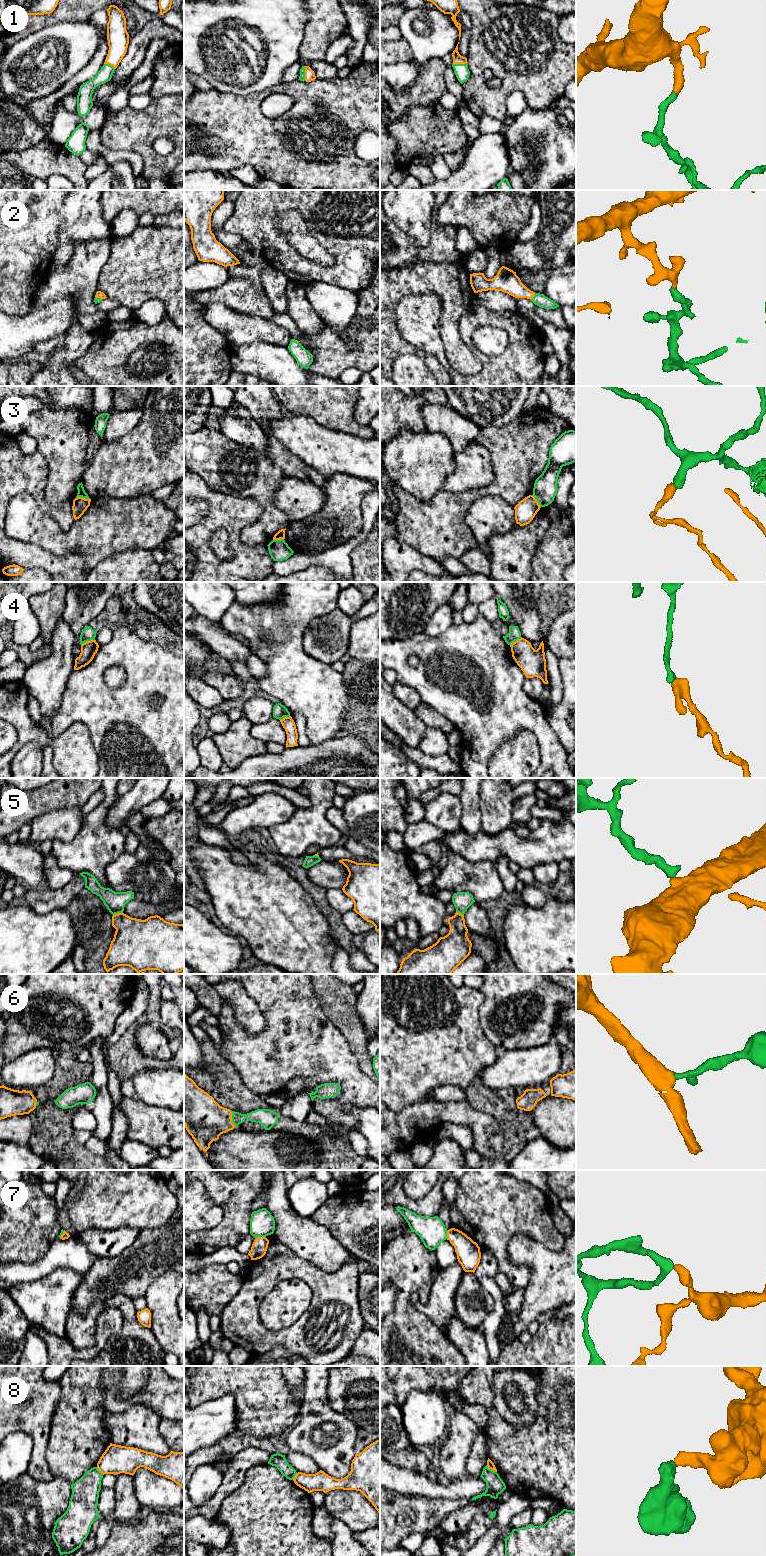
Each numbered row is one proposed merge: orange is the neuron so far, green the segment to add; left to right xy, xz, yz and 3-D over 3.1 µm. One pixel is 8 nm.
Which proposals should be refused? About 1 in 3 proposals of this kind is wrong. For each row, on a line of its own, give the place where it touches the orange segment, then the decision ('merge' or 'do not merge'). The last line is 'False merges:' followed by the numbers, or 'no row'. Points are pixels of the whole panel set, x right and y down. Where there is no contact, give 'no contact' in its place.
1: xz (305, 73) | merge
2: yz (533, 296) | merge
3: xy (83, 498) | do not merge
4: xy (87, 641) | do not merge
5: xy (118, 913) | do not merge
6: xz (231, 1119) | merge
7: xz (260, 1237) | do not merge
8: yz (491, 1469) | do not merge
False merges: 3, 4, 5, 7, 8

